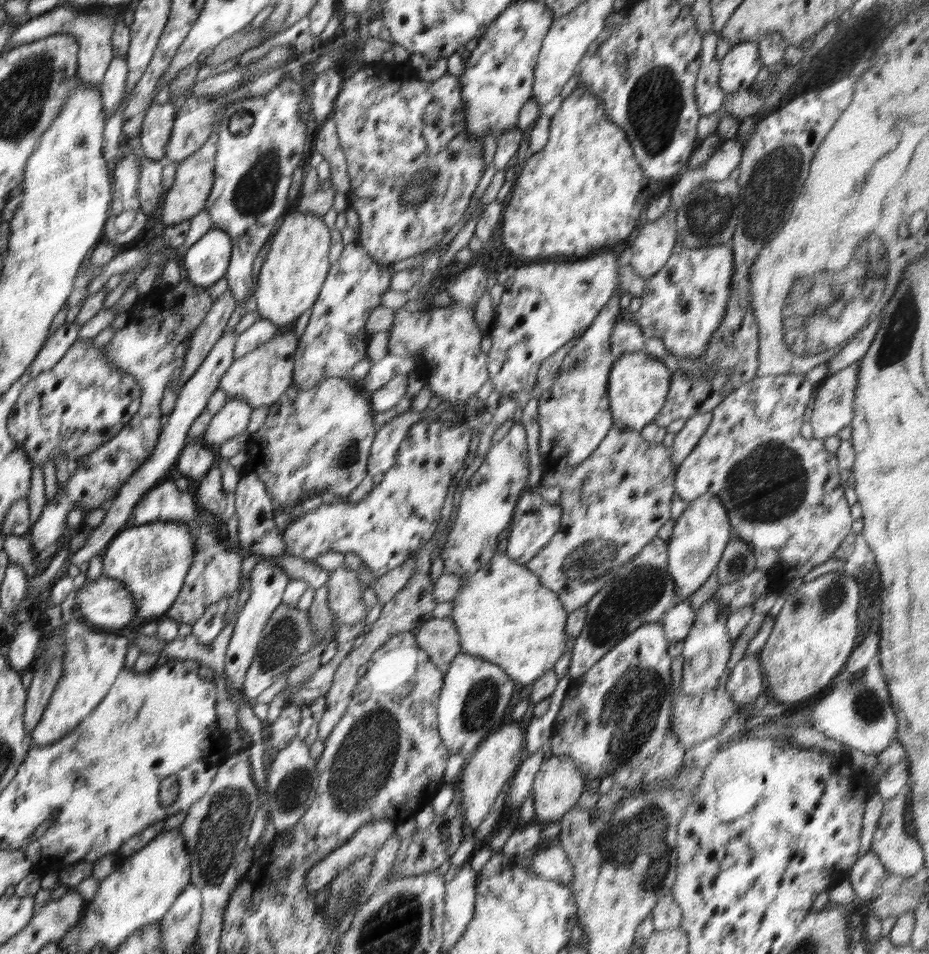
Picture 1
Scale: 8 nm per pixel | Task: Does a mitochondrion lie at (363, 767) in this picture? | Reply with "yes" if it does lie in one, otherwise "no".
yes

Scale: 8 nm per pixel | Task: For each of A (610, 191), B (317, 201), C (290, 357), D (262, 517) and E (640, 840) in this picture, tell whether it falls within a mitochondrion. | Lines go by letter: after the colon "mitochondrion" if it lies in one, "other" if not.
A: other
B: other
C: other
D: other
E: mitochondrion

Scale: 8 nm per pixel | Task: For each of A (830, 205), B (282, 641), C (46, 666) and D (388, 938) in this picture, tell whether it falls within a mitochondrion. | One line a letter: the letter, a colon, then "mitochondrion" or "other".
A: other
B: mitochondrion
C: mitochondrion
D: mitochondrion

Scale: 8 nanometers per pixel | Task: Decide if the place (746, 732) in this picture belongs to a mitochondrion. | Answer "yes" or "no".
no

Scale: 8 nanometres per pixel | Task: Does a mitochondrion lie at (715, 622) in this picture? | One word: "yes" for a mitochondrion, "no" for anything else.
no

